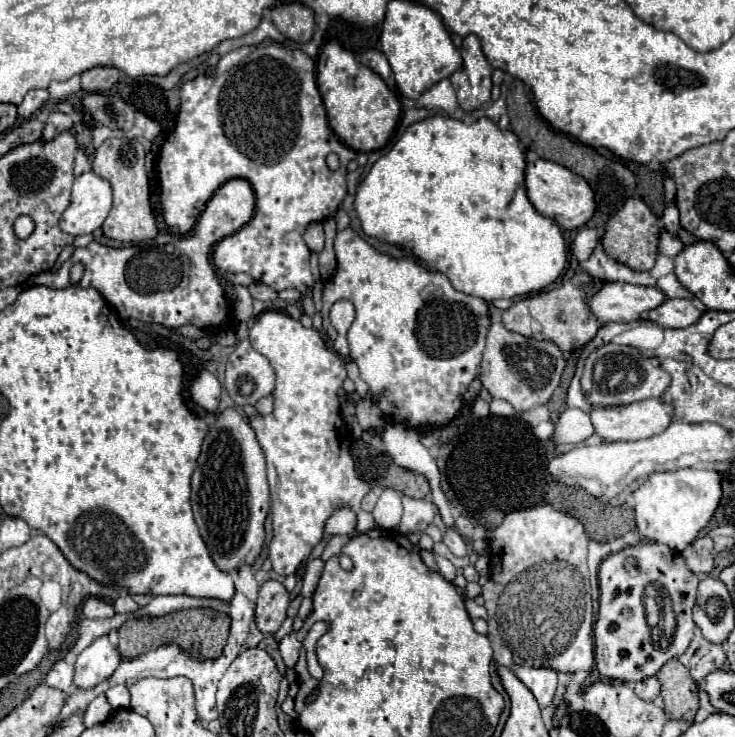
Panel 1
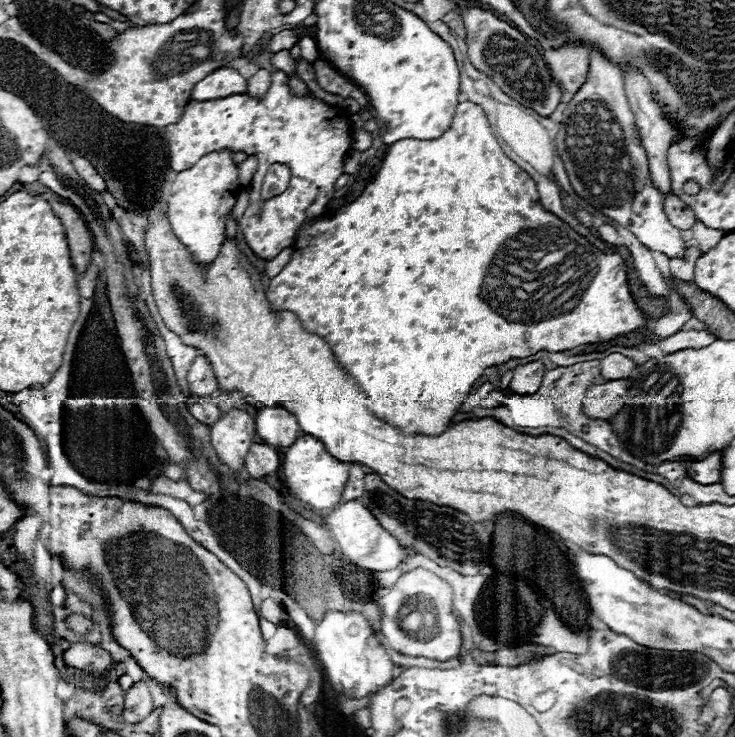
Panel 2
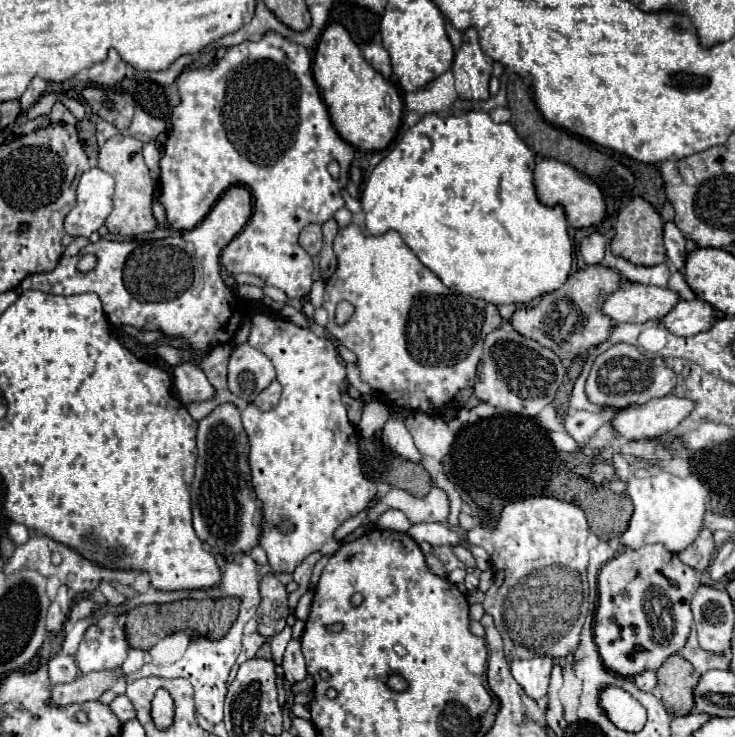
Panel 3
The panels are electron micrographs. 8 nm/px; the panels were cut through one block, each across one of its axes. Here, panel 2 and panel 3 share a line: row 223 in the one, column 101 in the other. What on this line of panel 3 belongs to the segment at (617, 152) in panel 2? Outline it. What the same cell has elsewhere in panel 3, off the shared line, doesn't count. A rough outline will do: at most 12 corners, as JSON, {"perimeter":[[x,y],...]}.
{"perimeter":[[104,614],[78,646],[80,672],[114,670],[130,650],[122,618]]}

